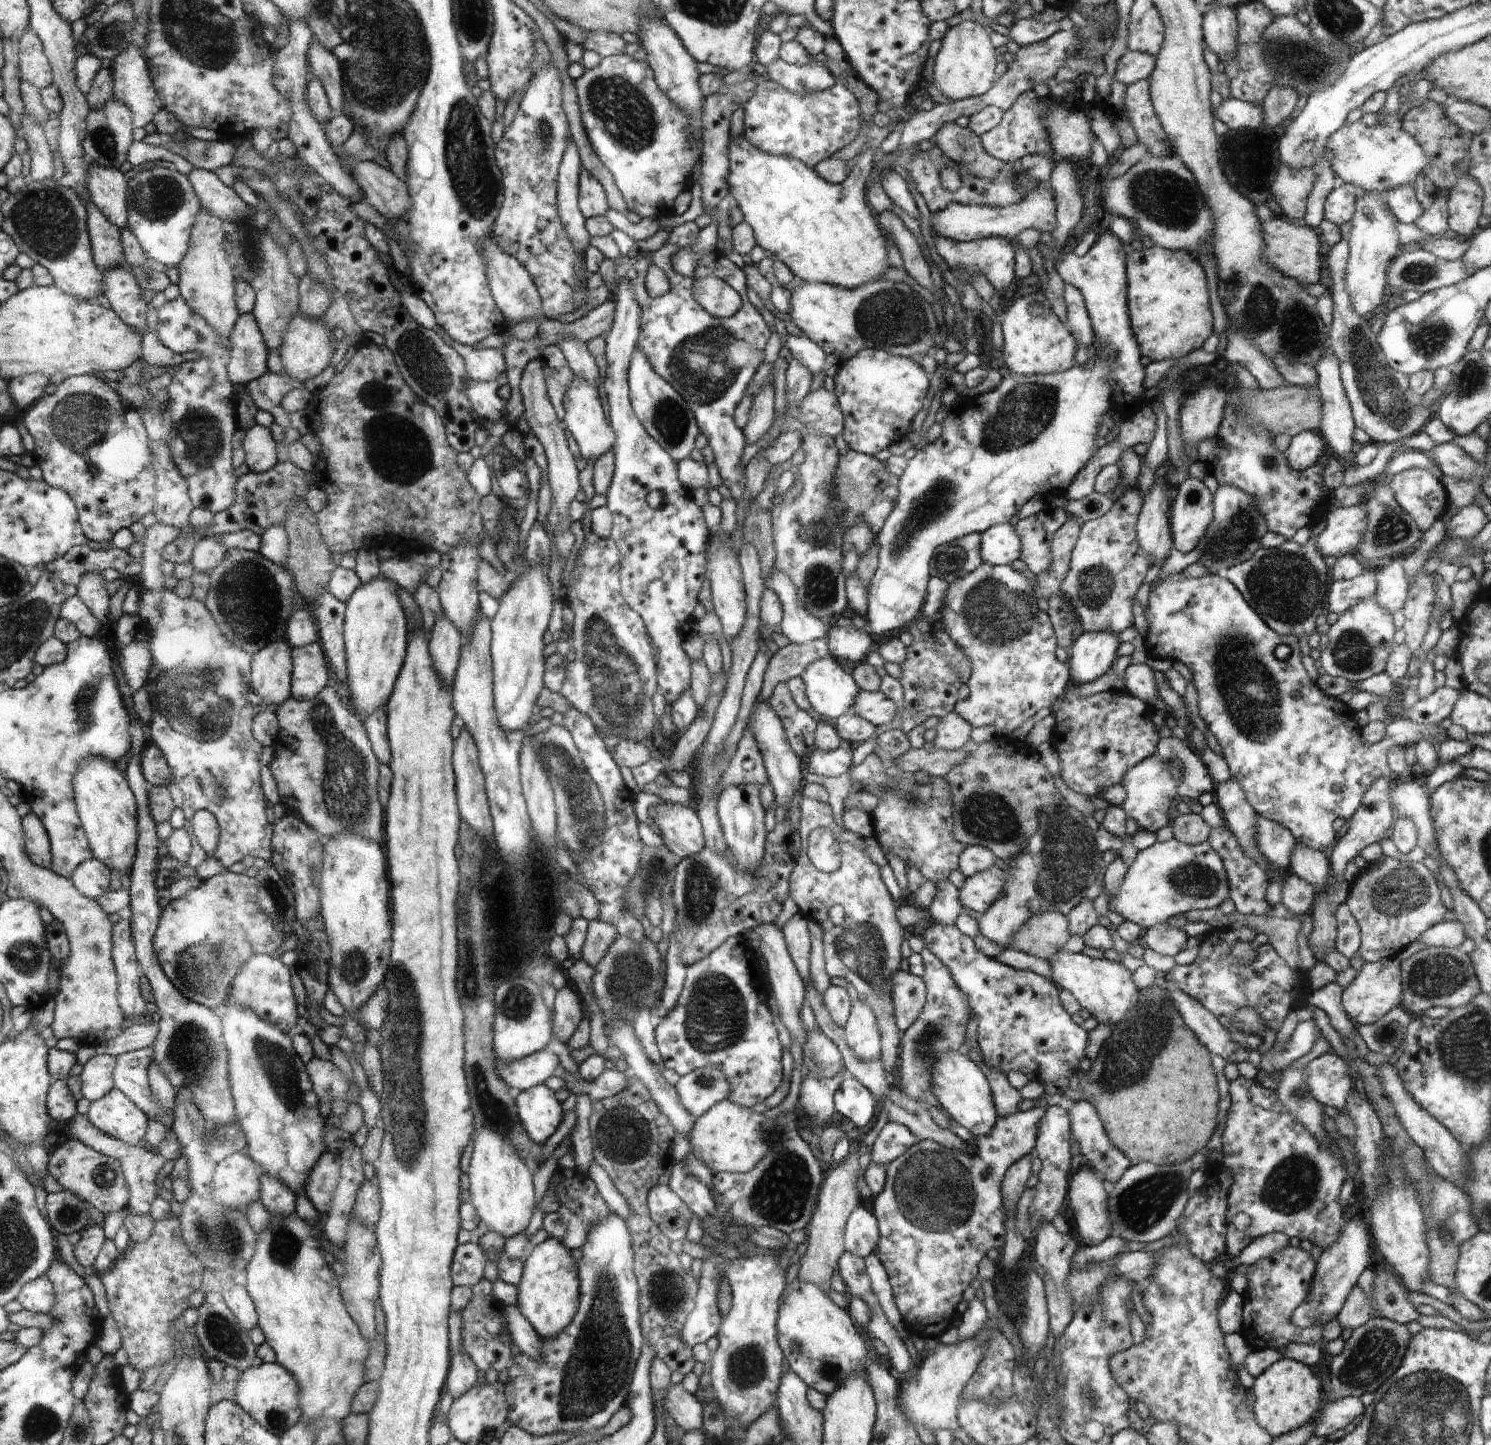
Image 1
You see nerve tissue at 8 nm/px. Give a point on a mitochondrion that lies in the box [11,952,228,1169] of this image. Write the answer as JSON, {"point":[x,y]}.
{"point":[190,1050]}

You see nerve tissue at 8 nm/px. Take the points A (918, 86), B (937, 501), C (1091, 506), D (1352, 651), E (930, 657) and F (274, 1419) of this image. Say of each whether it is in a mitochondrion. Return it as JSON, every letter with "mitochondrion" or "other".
{"A":"other","B":"mitochondrion","C":"other","D":"mitochondrion","E":"other","F":"mitochondrion"}

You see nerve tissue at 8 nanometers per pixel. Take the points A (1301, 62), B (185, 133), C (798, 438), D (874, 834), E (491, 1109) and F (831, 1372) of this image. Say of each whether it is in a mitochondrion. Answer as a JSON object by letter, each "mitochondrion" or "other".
{"A":"mitochondrion","B":"other","C":"other","D":"other","E":"mitochondrion","F":"mitochondrion"}

